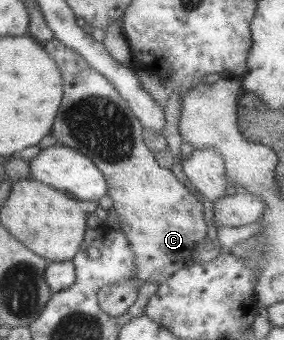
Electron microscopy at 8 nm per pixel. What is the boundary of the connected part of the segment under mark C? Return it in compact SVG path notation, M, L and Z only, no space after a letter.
M53 38L43 42L43 47L55 60L63 77L63 102L53 124L53 134L61 144L79 150L101 170L108 184L108 195L113 199L113 208L120 219L119 230L125 233L136 254L133 276L104 286L98 292L98 303L103 312L111 316L119 316L125 314L136 301L138 286L141 283L156 282L160 285L181 268L194 263L197 244L207 241L207 222L203 215L203 201L195 198L175 177L172 170L159 166L155 154L144 142L144 127L129 108L127 101L106 76L91 68L79 53L65 46L60 40Z

